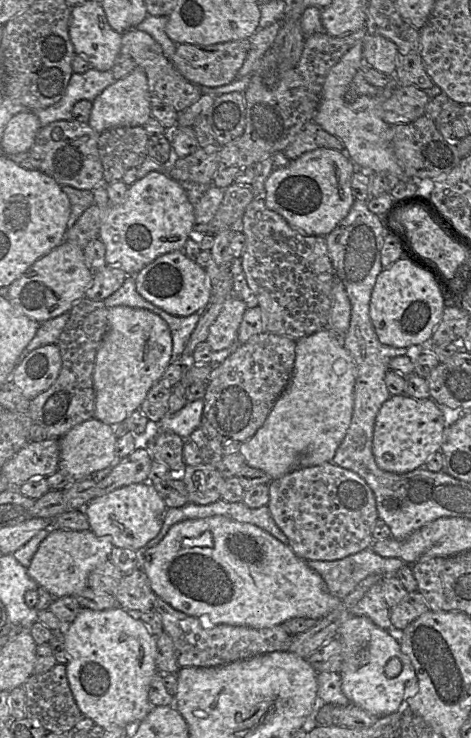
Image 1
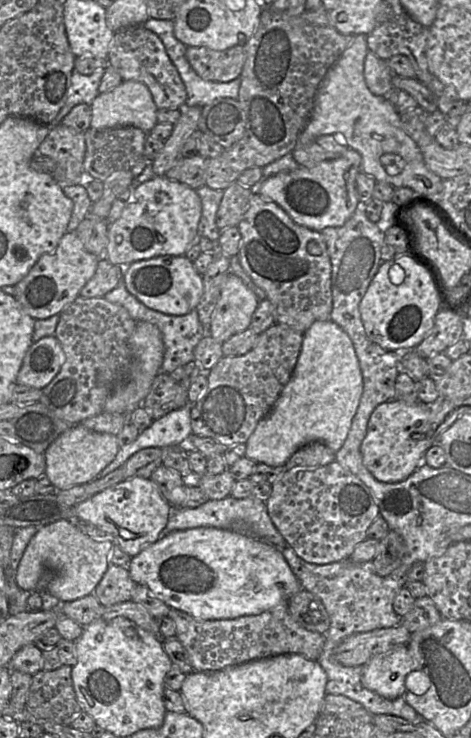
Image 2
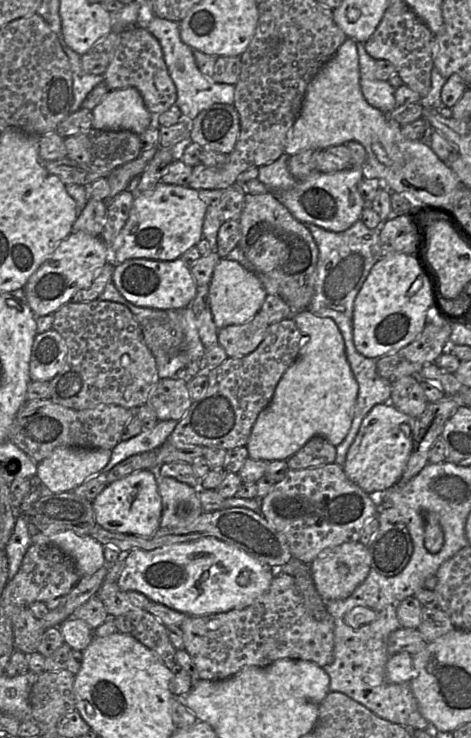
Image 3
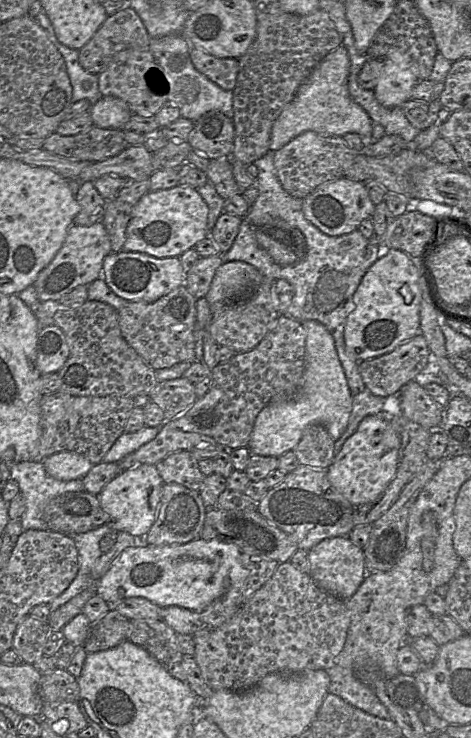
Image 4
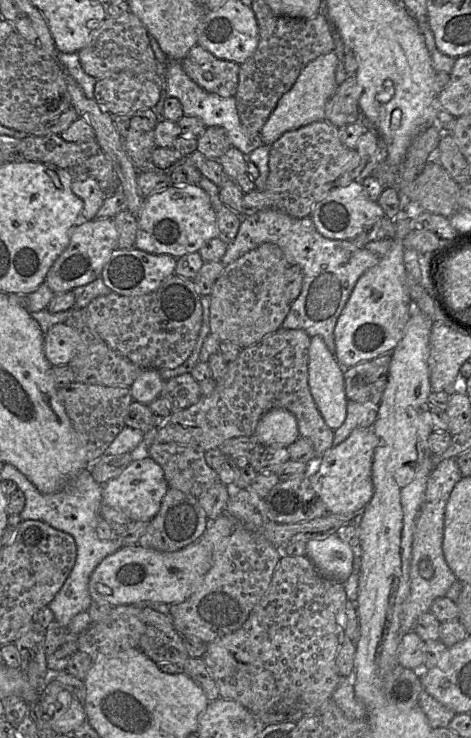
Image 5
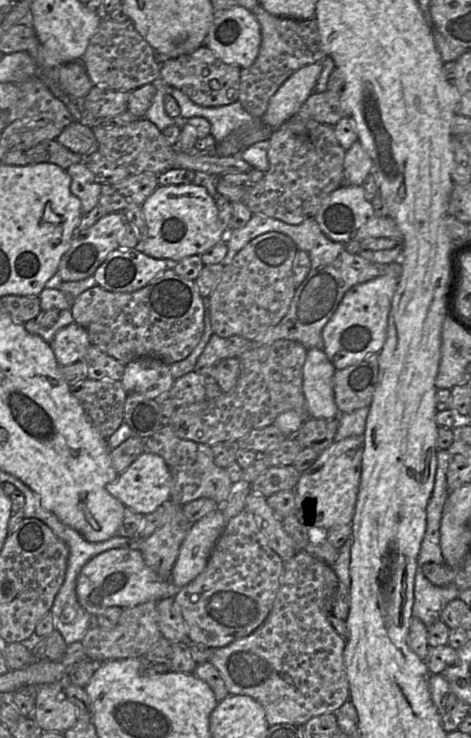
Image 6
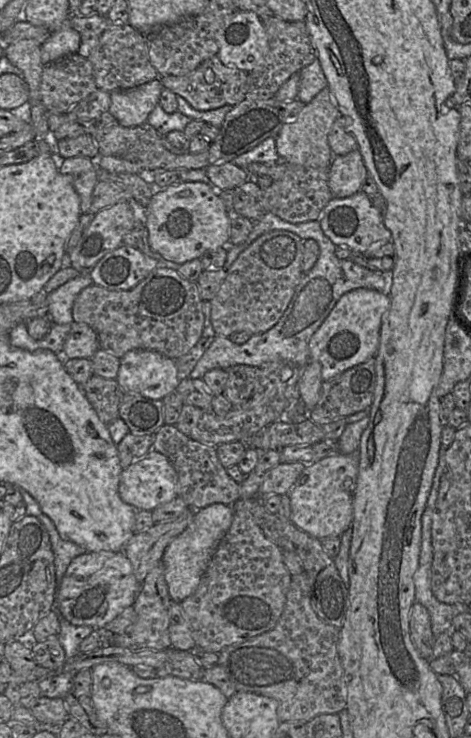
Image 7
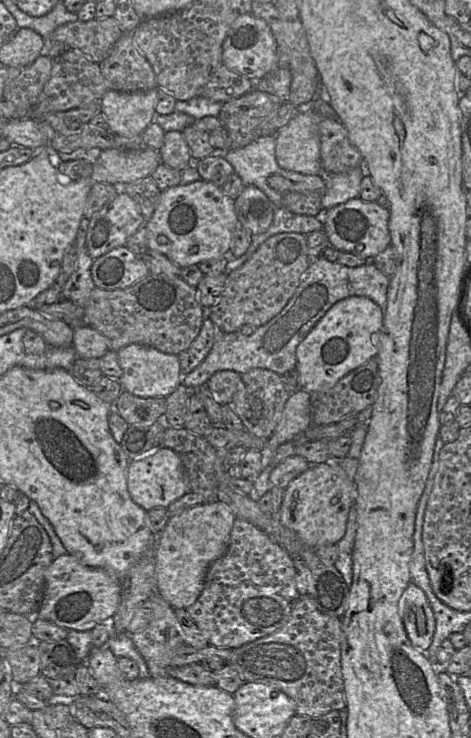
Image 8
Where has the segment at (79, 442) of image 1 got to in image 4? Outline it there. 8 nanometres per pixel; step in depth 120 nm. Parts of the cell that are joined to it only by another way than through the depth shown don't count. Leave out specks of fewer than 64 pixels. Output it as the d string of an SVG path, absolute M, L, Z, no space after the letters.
M59 452L48 456L43 462L45 472L58 480L83 479L93 464L74 452Z

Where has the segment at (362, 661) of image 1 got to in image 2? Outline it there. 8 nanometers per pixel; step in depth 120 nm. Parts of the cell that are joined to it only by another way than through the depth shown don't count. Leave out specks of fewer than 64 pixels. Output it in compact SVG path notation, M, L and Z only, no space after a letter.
M406 645L373 656L362 669L361 683L386 699L403 696L406 676L416 670L416 664Z

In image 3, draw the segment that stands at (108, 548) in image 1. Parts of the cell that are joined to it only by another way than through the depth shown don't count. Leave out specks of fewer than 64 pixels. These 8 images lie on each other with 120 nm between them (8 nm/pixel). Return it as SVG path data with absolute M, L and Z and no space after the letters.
M71 530L50 535L39 532L31 537L34 544L52 544L66 553L75 563L80 577L94 574L106 564L104 546L90 535L81 536Z

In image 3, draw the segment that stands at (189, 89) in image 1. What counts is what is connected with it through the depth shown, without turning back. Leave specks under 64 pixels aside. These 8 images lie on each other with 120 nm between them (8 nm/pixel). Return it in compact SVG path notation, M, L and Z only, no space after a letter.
M140 25L129 27L120 33L113 57L103 76L109 90L136 88L153 116L176 102L177 89L166 66L161 45L156 37Z

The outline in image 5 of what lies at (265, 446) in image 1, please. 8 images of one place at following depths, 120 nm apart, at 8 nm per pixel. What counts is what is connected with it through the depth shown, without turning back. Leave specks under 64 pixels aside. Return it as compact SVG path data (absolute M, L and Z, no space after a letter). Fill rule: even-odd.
M318 336L310 337L308 351L308 385L322 418L333 431L346 418L343 369ZM282 408L266 412L259 420L254 435L261 445L285 447L300 437L296 417Z

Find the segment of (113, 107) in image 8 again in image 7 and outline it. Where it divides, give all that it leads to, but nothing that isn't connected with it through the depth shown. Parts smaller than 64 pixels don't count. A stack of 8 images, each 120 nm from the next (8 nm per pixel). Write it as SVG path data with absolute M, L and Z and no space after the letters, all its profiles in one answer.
M159 79L127 90L110 92L108 112L123 127L135 127L145 123L159 103L163 85Z

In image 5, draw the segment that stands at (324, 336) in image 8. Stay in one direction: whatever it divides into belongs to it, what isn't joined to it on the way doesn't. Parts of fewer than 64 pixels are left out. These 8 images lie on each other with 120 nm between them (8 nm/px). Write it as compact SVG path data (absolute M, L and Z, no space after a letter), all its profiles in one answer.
M396 234L396 239L392 247L390 248L390 250L383 257L379 258L378 264L367 269L363 273L363 275L357 280L349 296L349 299L347 300L341 314L339 315L337 319L337 322L334 328L334 339L335 339L335 349L336 349L335 359L343 367L351 367L358 364L361 361L367 361L367 360L376 358L380 355L383 355L385 353L391 353L393 349L396 347L396 345L398 344L398 342L403 337L406 324L410 318L411 299L408 293L408 284L406 282L406 270L404 265L404 246L403 246L402 240L403 239L398 239Z

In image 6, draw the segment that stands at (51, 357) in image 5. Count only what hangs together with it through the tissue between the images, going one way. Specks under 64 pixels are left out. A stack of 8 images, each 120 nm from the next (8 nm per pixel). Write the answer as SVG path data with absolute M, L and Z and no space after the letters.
M77 323L58 330L50 343L56 361L61 367L82 360L90 345L87 331Z

